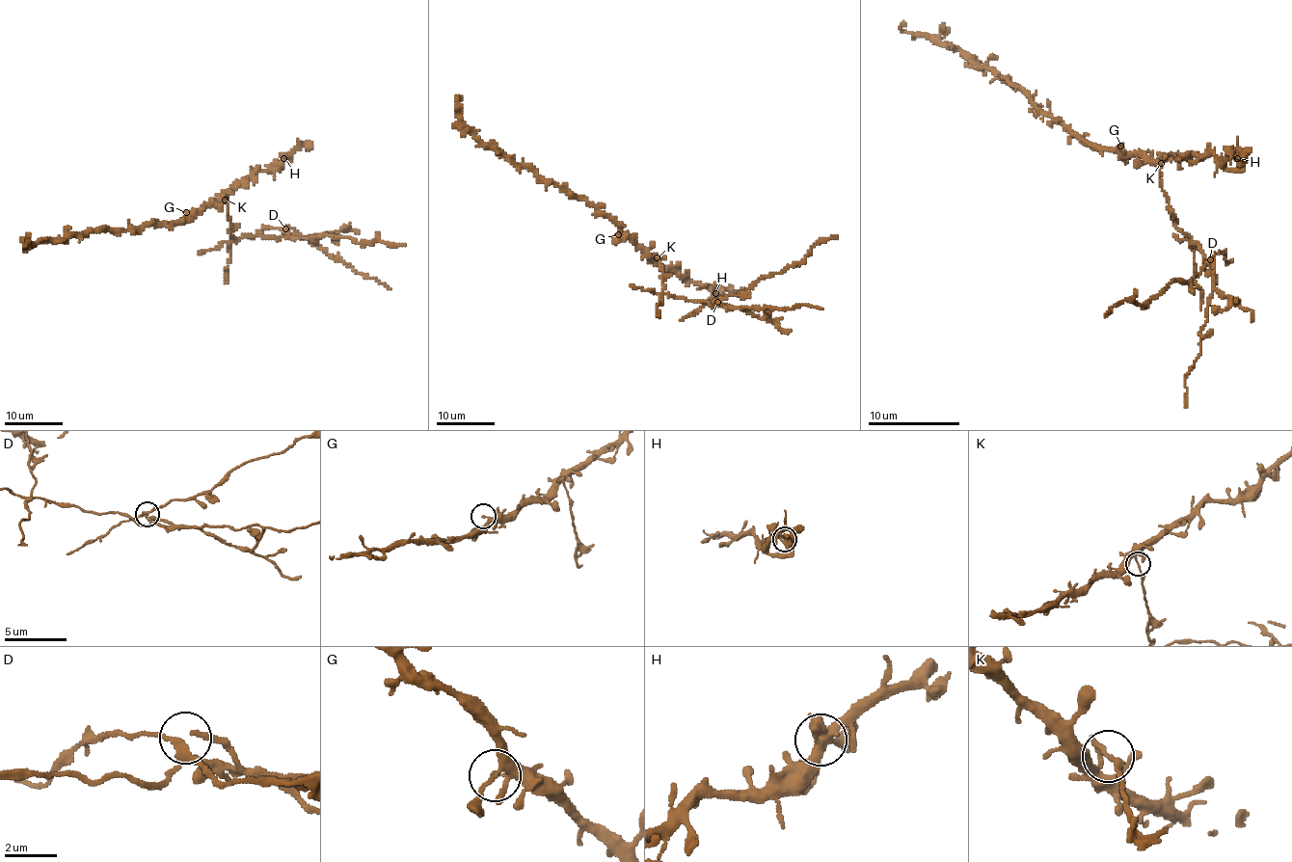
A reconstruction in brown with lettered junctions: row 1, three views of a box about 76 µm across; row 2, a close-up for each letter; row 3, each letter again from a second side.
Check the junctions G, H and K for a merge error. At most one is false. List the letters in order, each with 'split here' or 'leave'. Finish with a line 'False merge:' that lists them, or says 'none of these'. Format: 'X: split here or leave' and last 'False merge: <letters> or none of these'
G: leave
H: leave
K: split here
False merge: K

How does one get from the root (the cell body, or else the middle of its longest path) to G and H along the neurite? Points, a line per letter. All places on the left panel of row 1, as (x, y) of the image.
G: (221, 196), (215, 202), (186, 212)
H: (221, 196), (250, 180), (257, 171), (277, 169), (283, 158)

